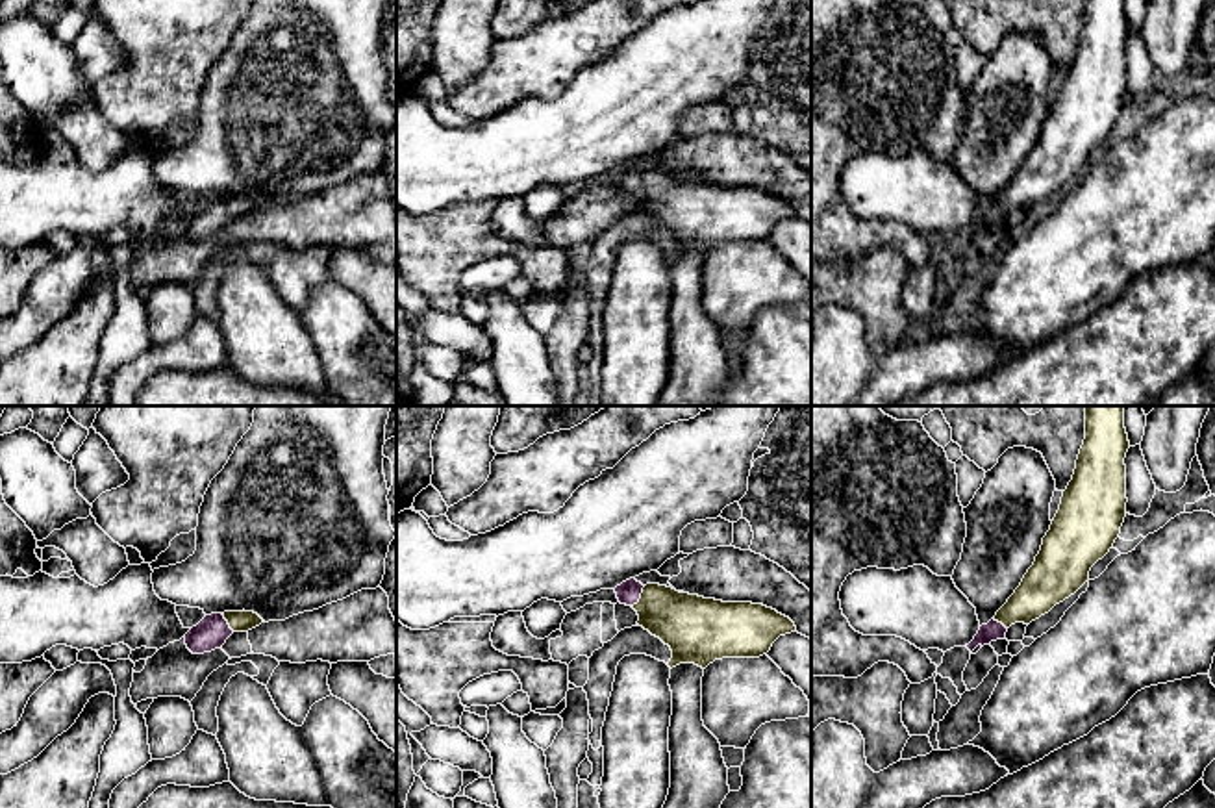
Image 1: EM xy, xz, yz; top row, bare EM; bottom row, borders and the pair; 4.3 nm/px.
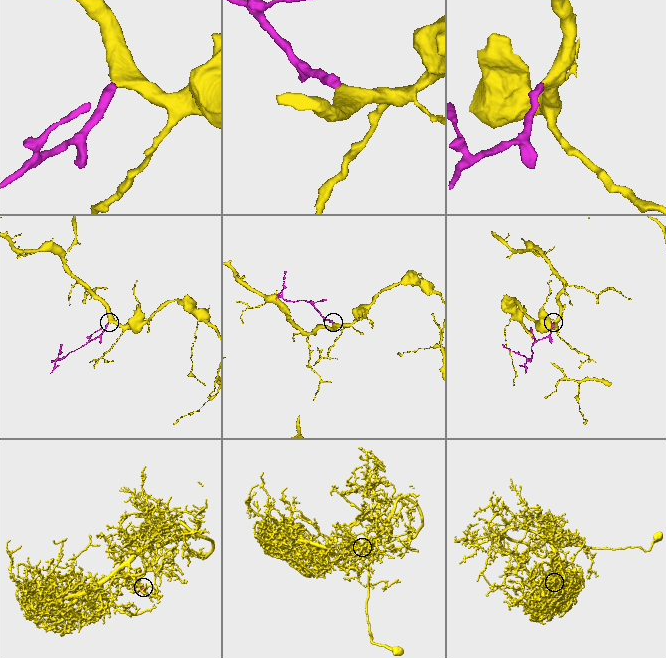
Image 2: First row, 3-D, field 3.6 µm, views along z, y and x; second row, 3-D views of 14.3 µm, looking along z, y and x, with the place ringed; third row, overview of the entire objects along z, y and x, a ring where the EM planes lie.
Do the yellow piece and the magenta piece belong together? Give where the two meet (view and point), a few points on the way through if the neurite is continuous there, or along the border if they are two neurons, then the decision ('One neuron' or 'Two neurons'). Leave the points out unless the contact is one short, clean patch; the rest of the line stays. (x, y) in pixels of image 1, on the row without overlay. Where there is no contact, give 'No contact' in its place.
Touches yellow at xz (641, 182). Path across: xz (691, 210), (665, 199), (641, 182), (628, 176). One neuron

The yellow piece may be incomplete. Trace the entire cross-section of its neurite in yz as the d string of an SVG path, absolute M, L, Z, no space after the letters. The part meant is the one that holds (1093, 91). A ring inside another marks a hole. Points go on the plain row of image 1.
M1085 0L1085 24L1076 44L1076 54L1063 76L1050 115L1043 122L1041 135L1015 178L987 209L980 211L974 224L967 230L971 237L978 230L983 232L1004 224L1008 213L1015 208L1030 209L1089 167L1091 152L1109 137L1126 102L1124 43L1128 33L1124 0Z

